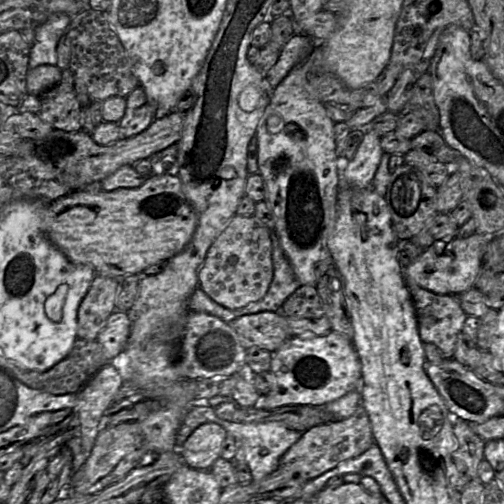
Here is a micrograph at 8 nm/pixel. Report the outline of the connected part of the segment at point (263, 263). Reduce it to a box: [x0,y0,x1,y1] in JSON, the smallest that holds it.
[199,215,273,310]

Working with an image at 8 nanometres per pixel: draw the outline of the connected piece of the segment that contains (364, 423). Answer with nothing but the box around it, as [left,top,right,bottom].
[279,404,374,481]

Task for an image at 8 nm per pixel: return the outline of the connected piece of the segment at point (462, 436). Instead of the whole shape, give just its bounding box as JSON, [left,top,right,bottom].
[452,417,485,480]

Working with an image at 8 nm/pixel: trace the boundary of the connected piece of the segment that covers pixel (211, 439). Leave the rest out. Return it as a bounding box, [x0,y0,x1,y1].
[178,422,226,470]

